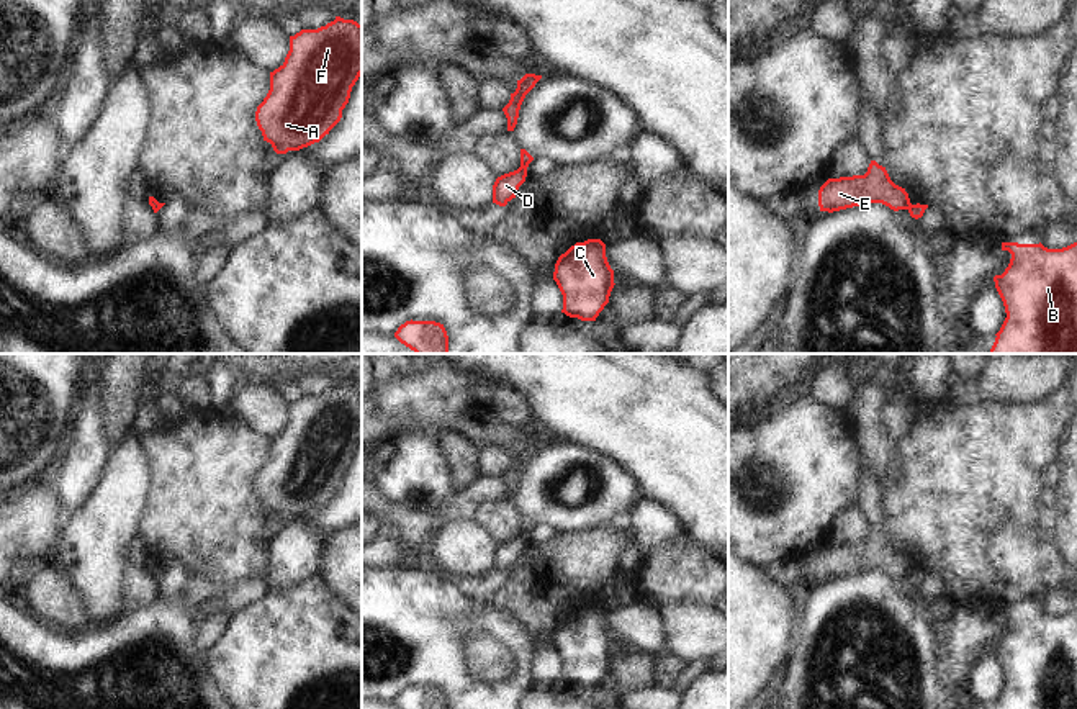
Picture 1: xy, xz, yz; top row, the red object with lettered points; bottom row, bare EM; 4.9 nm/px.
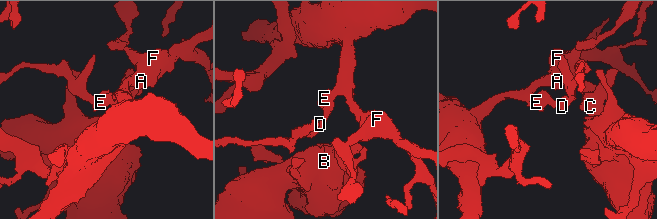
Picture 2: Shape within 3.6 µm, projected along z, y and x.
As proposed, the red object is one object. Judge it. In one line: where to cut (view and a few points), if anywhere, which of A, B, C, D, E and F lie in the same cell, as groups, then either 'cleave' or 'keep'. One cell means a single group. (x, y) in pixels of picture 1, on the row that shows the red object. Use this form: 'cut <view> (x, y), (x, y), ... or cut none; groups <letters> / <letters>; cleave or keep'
cut xz (521, 166), (526, 171); groups A E F / B C D; cleave

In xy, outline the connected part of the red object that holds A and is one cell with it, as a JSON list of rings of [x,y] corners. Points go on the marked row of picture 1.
[[[336,16],[326,26],[290,36],[285,62],[270,72],[270,90],[255,111],[264,141],[270,142],[277,154],[319,142],[340,121],[360,75],[362,25],[357,21]]]

